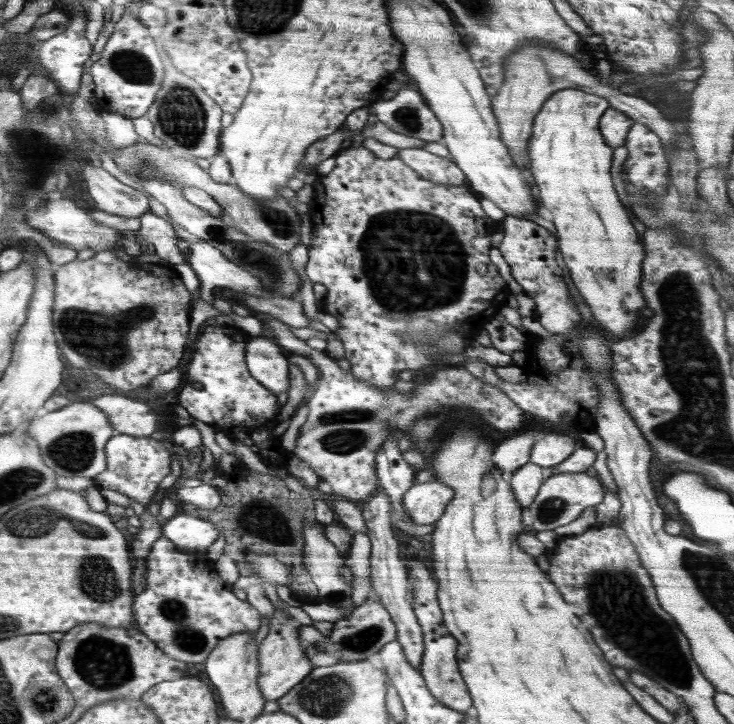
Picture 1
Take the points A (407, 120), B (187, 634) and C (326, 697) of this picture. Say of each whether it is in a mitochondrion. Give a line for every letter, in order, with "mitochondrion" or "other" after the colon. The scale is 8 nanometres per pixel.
A: mitochondrion
B: mitochondrion
C: mitochondrion

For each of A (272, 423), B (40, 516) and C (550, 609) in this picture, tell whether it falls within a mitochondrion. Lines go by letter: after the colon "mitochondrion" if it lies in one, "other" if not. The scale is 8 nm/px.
A: other
B: mitochondrion
C: other

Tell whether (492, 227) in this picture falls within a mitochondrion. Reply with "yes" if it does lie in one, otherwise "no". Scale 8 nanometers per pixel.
no

